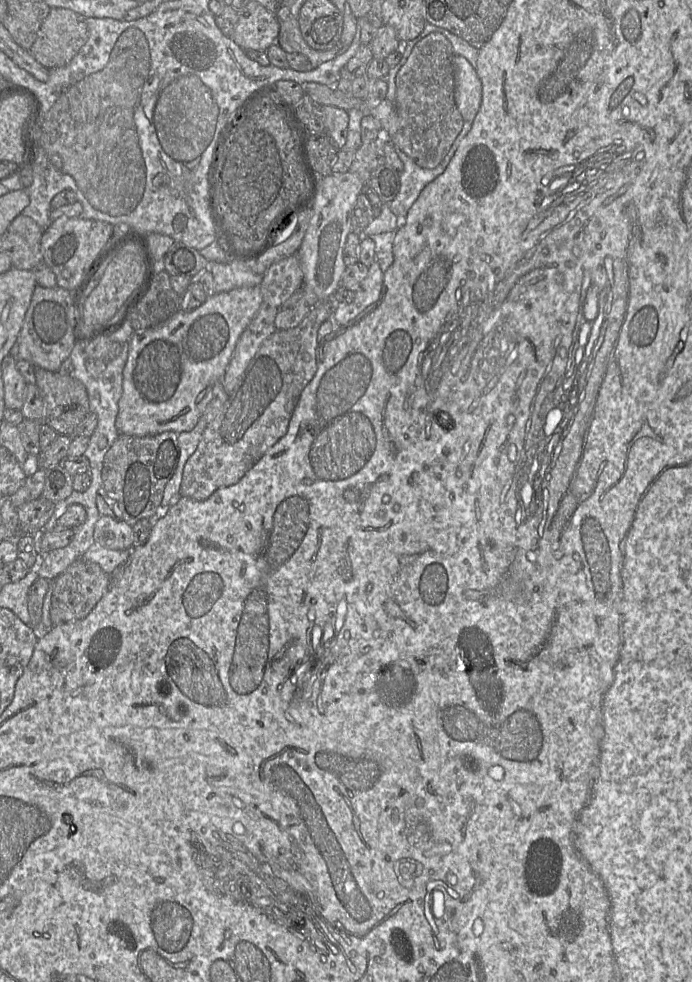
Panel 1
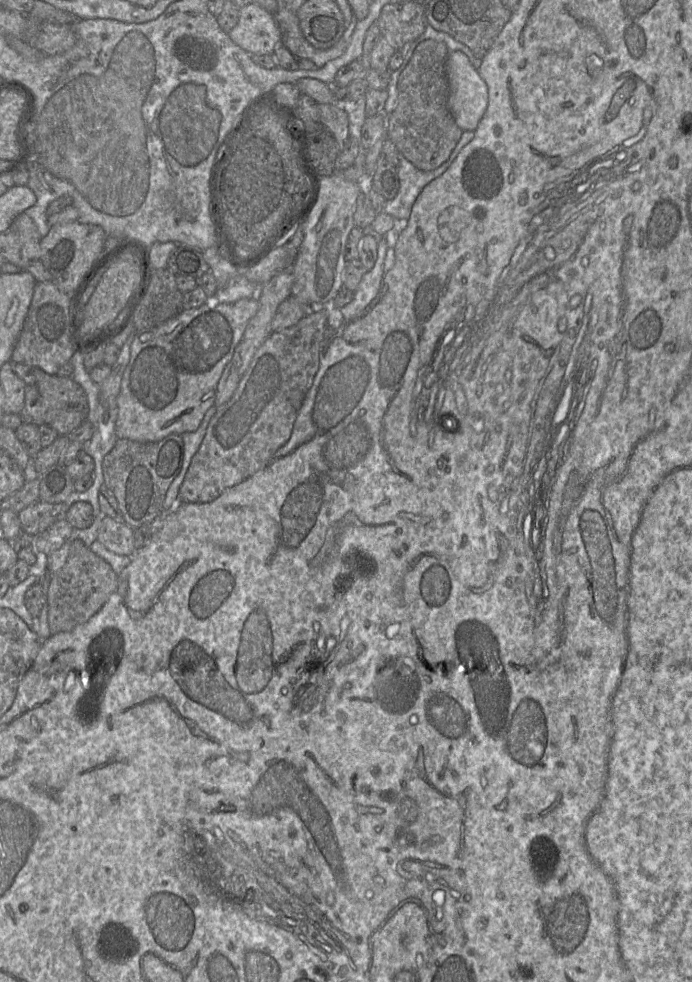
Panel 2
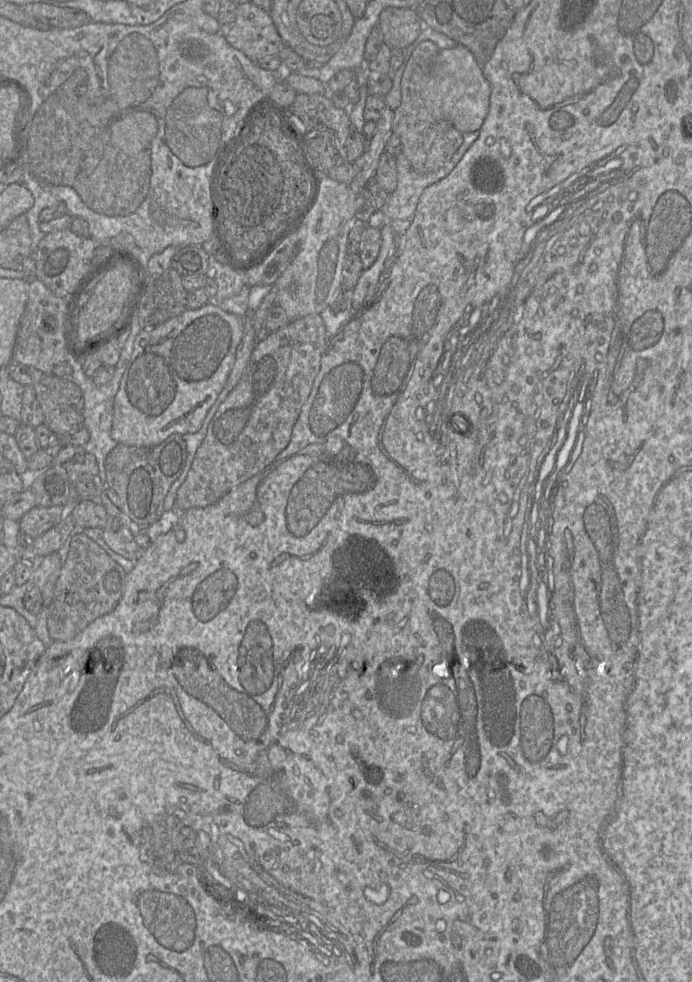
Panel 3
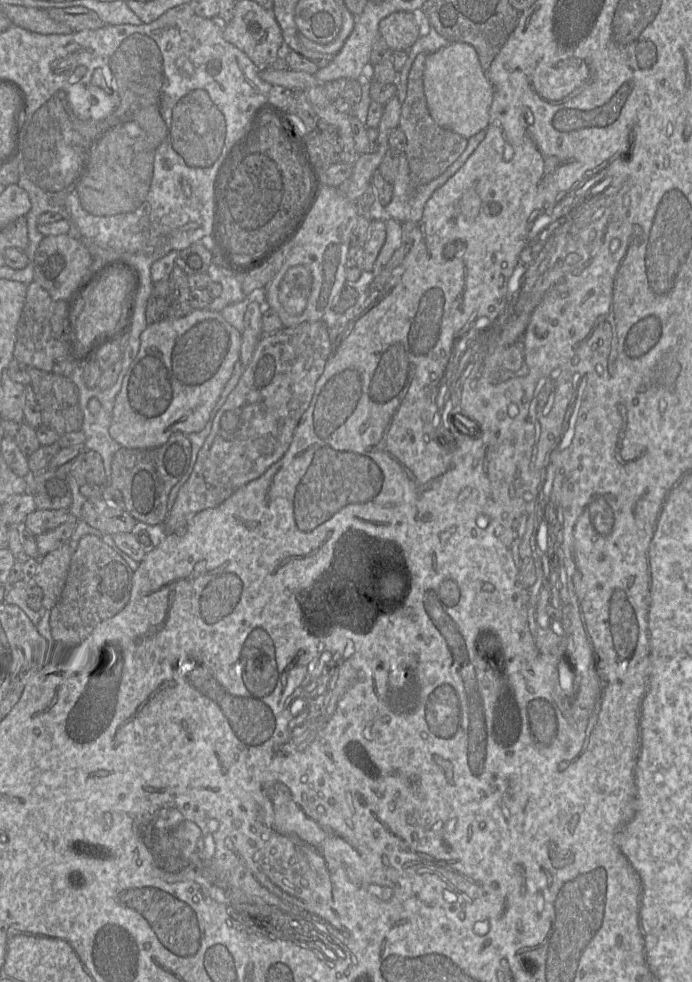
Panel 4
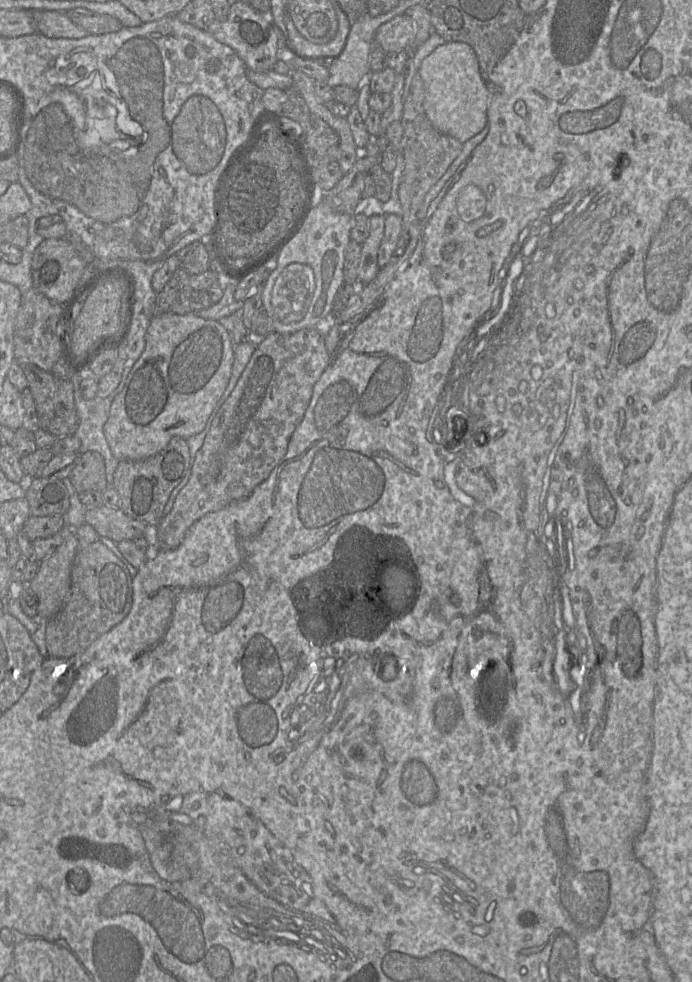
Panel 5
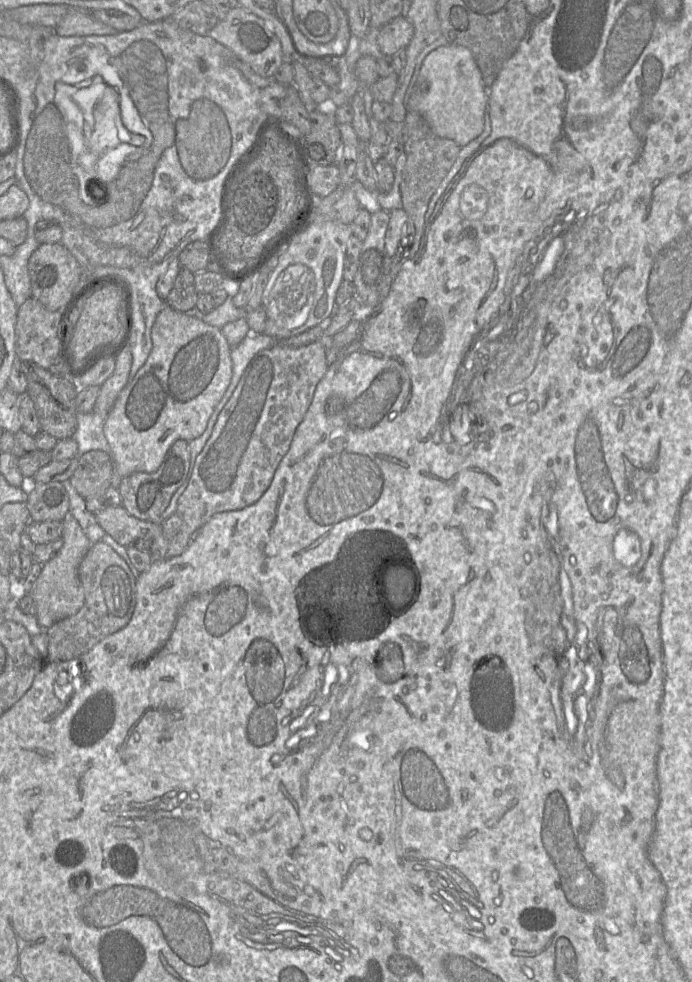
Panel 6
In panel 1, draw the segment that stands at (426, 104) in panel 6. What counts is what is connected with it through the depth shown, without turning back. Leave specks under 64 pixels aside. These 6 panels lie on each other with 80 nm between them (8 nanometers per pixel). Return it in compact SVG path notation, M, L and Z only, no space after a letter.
M454 55L455 102L464 121L472 123L479 112L482 85L468 60Z

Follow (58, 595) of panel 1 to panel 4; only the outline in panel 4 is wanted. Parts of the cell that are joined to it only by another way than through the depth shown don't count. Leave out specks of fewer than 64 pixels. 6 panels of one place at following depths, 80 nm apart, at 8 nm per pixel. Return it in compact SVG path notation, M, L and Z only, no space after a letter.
M95 535L83 536L74 552L71 553L65 583L59 599L49 611L46 625L46 638L49 649L70 650L78 646L101 622L118 614L130 598L133 572L120 562L121 556Z

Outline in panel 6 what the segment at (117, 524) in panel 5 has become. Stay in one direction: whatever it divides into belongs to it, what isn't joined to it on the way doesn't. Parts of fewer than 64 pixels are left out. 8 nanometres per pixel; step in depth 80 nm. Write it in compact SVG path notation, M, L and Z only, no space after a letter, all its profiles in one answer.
M107 506L94 514L94 521L105 533L122 546L133 545L138 539L155 539L161 533L159 522L149 522L130 515L124 507Z

